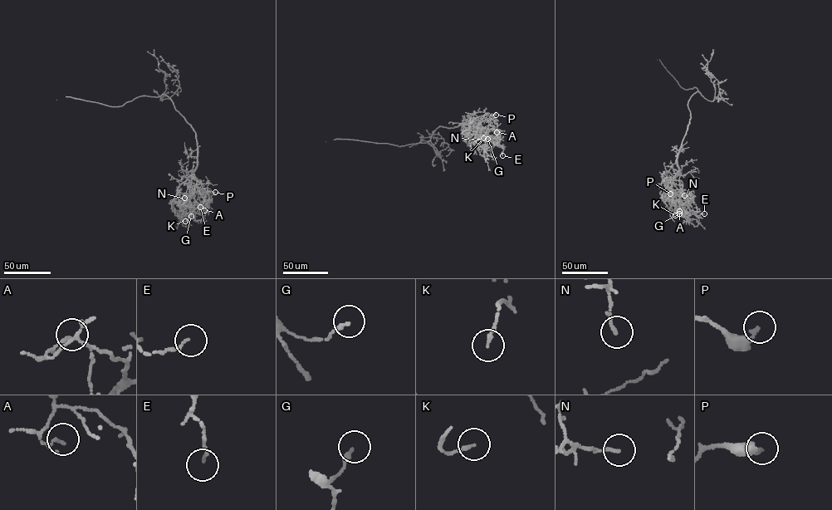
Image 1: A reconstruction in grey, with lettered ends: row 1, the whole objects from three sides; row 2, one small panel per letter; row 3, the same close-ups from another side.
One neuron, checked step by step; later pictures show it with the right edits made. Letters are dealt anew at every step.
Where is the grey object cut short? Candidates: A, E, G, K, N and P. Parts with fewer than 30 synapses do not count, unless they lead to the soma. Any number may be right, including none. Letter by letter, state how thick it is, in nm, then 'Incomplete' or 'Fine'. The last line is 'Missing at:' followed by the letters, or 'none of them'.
A: Thickness 120 nm. Fine
E: Thickness 100 nm. Fine
G: Thickness 170 nm. Fine
K: Thickness 150 nm. Fine
N: Thickness 150 nm. Fine
P: Thickness 180 nm. Fine
Missing at: none of them

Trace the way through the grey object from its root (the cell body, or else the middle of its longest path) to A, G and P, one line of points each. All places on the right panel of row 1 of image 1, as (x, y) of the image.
A: (690, 119), (677, 156), (678, 174), (673, 179), (678, 191), (679, 202), (686, 213), (683, 217), (679, 211)
G: (690, 119), (677, 156), (678, 174), (674, 176), (665, 197), (672, 202), (676, 213), (679, 213)
P: (690, 119), (677, 156), (679, 170), (670, 193)

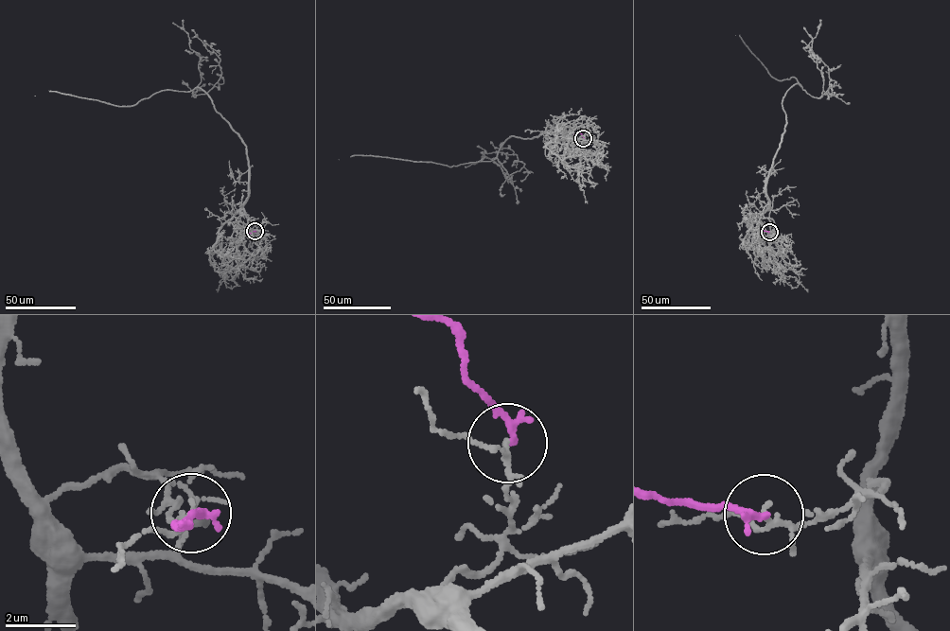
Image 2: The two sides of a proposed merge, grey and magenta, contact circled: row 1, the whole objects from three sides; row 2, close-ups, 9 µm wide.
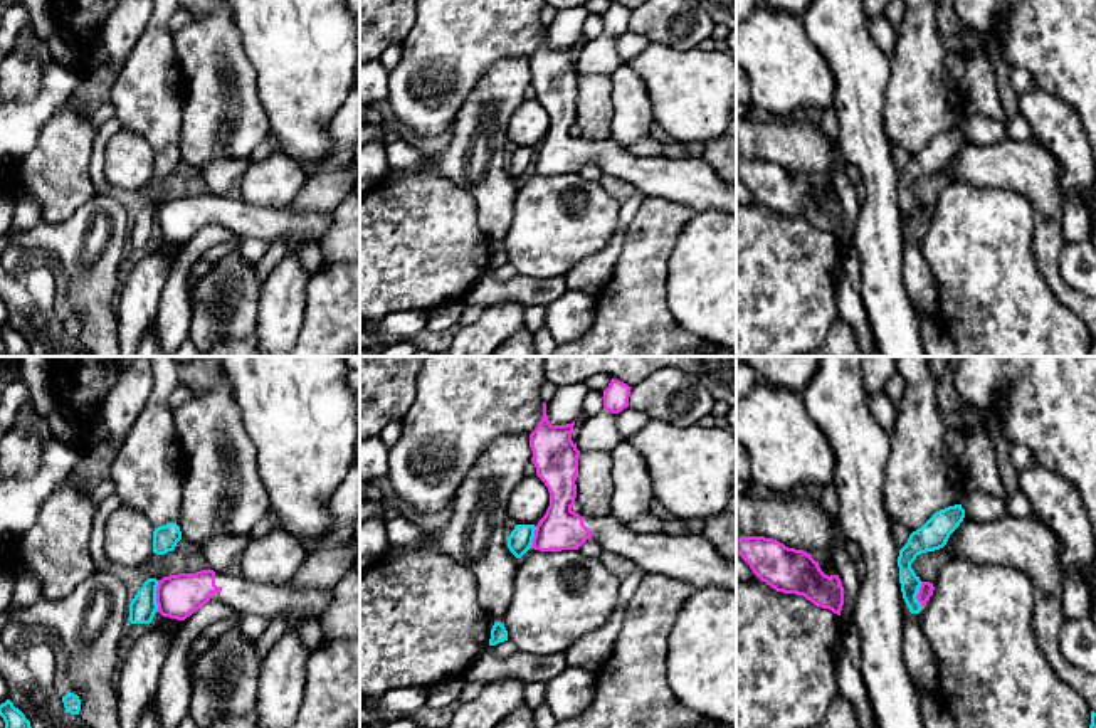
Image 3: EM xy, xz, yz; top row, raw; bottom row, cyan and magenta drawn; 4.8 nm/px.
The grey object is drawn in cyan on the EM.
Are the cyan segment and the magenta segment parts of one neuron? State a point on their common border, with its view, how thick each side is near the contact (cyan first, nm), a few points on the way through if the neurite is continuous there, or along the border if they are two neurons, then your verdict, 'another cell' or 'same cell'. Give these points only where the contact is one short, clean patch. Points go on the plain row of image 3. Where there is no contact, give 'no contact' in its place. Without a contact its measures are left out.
meets cyan in xy at (155, 219); 130 nm thick on the cyan side, 200 nm on the other; border along xy (158, 204), (157, 232); another cell

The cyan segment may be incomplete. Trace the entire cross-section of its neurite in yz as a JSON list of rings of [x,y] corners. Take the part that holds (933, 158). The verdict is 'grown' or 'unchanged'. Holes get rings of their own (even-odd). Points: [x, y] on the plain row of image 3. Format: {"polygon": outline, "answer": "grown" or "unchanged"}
{"polygon": [[[962,128],[936,135],[921,151],[909,158],[908,166],[899,173],[899,207],[903,222],[911,237],[919,237],[921,234],[921,227],[916,222],[921,203],[911,192],[911,187],[921,177],[943,171],[950,158],[960,150],[963,141],[965,133],[962,131]]], "answer": "unchanged"}

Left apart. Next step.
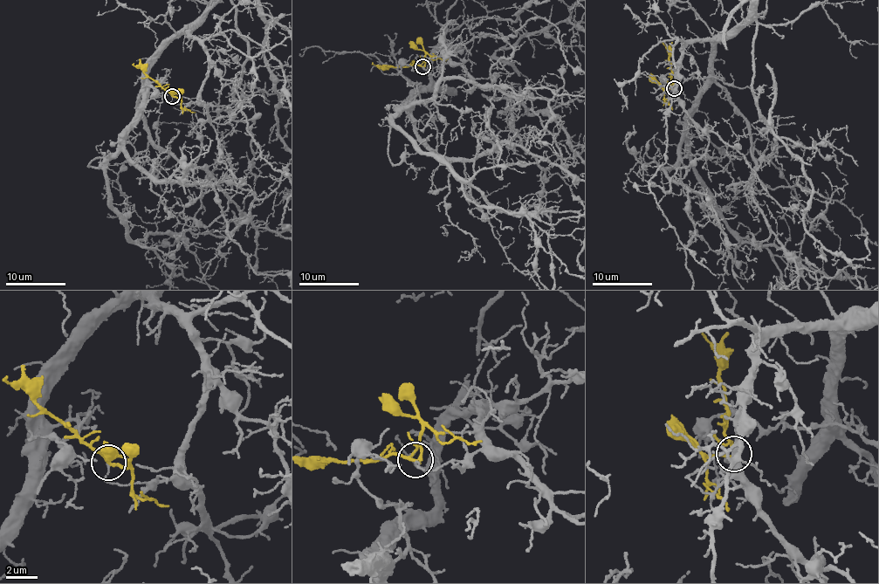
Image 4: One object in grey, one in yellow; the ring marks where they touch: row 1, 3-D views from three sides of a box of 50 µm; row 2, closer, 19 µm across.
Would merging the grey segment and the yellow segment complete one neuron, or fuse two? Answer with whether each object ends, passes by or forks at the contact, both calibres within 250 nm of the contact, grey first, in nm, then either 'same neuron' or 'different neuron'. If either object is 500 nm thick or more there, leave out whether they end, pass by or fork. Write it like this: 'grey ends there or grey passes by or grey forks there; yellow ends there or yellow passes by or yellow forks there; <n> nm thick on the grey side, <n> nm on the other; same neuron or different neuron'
grey ends there; yellow forks there; 110 nm thick on the grey side, 160 nm on the other; different neuron

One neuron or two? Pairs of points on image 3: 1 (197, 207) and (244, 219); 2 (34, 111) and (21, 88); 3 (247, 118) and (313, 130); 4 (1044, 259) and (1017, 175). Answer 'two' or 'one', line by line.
1: one
2: two
3: two
4: one

